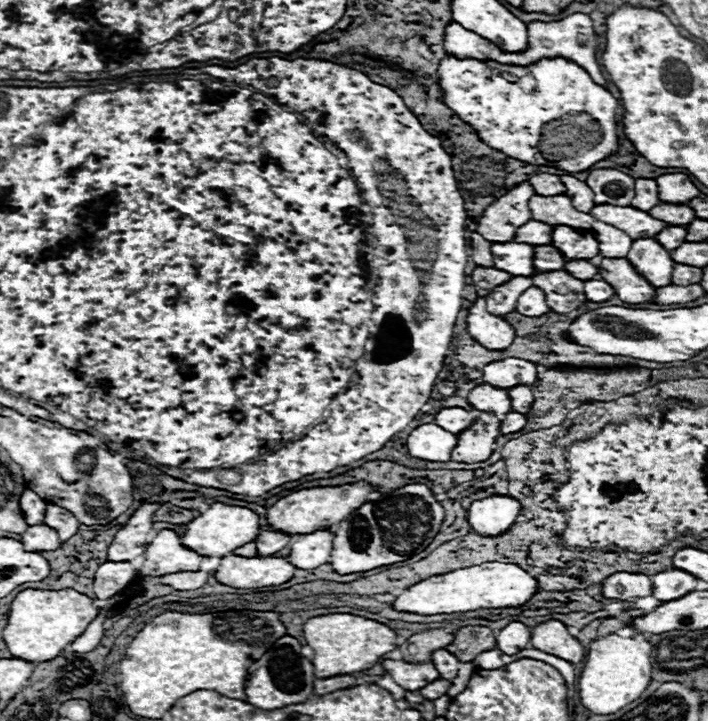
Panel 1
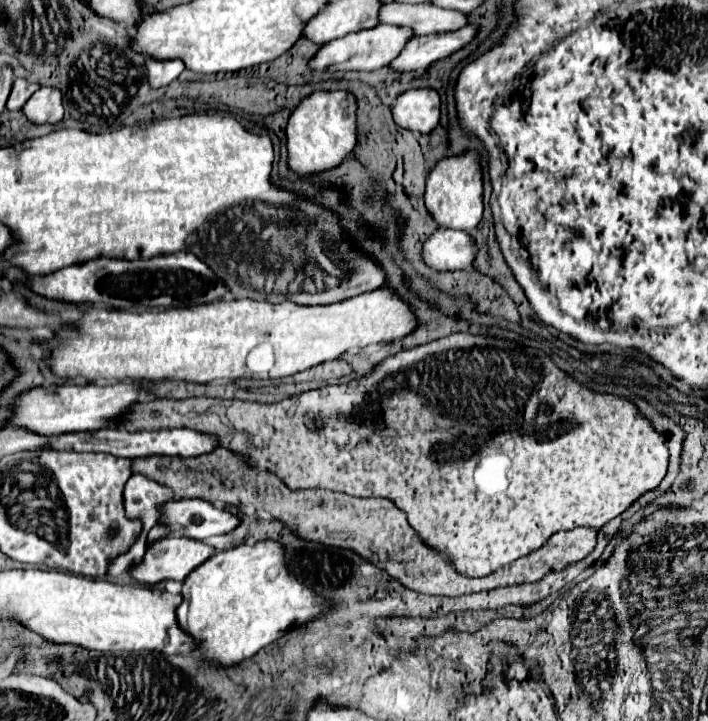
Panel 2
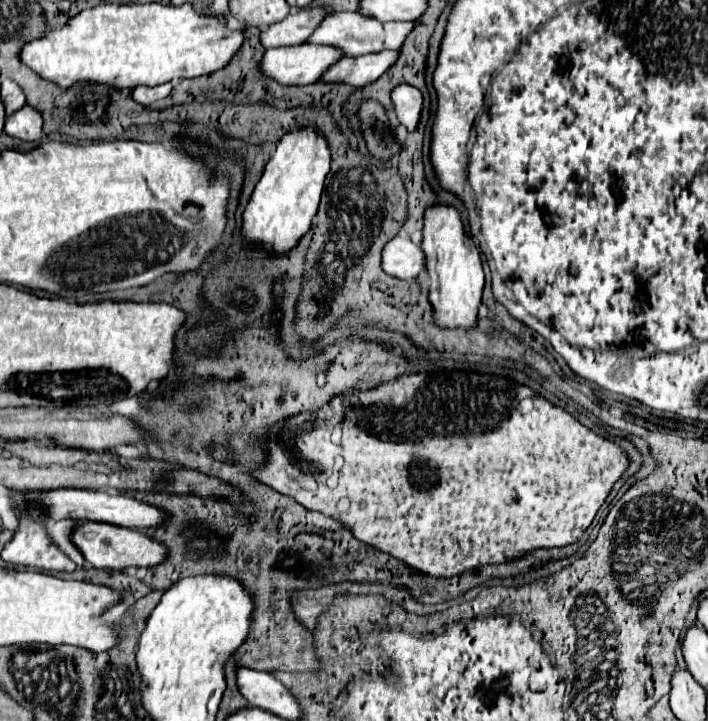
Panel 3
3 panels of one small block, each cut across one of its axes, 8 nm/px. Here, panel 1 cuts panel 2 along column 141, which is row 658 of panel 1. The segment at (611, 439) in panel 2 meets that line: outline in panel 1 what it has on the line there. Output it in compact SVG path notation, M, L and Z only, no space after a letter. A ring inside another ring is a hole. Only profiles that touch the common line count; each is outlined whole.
M436 628L436 630L426 630L422 634L410 636L398 650L402 652L402 658L406 662L430 662L430 656L438 648L446 648L454 640L452 634Z

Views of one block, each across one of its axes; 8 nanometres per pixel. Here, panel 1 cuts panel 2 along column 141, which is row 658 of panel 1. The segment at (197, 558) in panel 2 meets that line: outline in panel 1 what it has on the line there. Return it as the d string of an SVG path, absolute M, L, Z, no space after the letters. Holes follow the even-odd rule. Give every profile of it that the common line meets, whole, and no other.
M548 620L534 626L530 644L572 664L578 664L584 658L584 646L572 634L568 634L568 628L560 620Z

